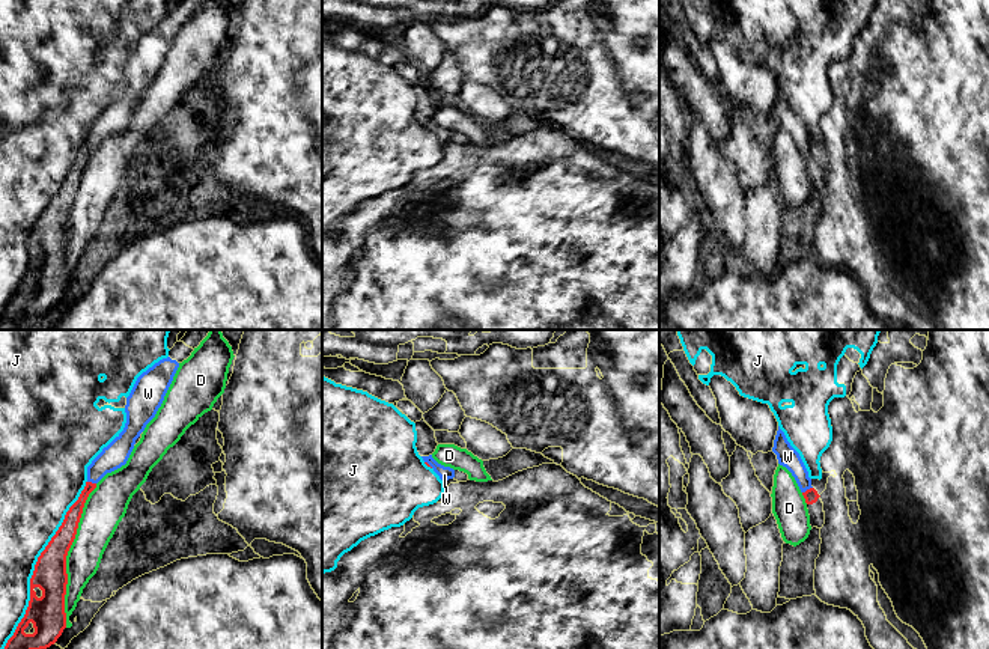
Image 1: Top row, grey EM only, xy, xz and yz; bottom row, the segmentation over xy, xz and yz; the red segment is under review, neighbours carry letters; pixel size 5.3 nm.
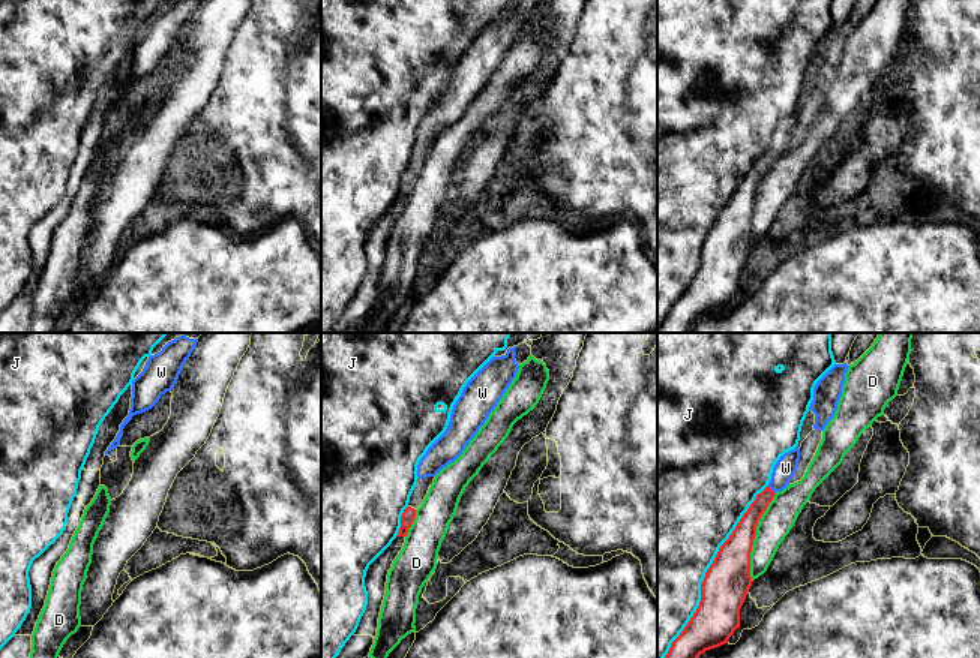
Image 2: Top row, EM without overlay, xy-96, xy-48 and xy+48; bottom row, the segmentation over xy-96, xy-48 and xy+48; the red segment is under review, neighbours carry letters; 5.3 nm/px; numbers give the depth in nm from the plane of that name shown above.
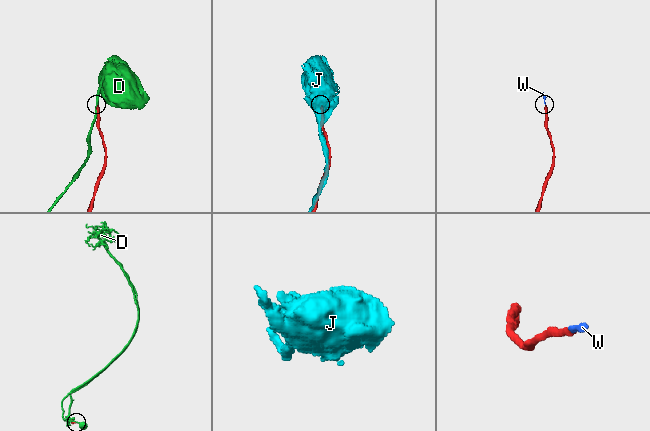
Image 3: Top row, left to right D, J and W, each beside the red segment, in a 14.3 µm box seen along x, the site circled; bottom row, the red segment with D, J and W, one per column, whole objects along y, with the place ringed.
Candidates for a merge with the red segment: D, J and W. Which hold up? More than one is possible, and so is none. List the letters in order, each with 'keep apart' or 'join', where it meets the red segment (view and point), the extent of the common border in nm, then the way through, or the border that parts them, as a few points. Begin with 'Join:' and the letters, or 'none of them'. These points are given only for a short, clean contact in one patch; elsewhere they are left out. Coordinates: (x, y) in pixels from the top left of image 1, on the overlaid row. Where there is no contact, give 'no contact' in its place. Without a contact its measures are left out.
Join: W
D: keep apart; meets red in xy at (66, 554); contact 800 nm long
J: keep apart; meets red in xy at (35, 565); contact 1000 nm long
W: join; meets red in yz at (807, 490); contact 70 nm long; runs through yz (810, 496), (807, 490), (798, 469), (788, 457)

